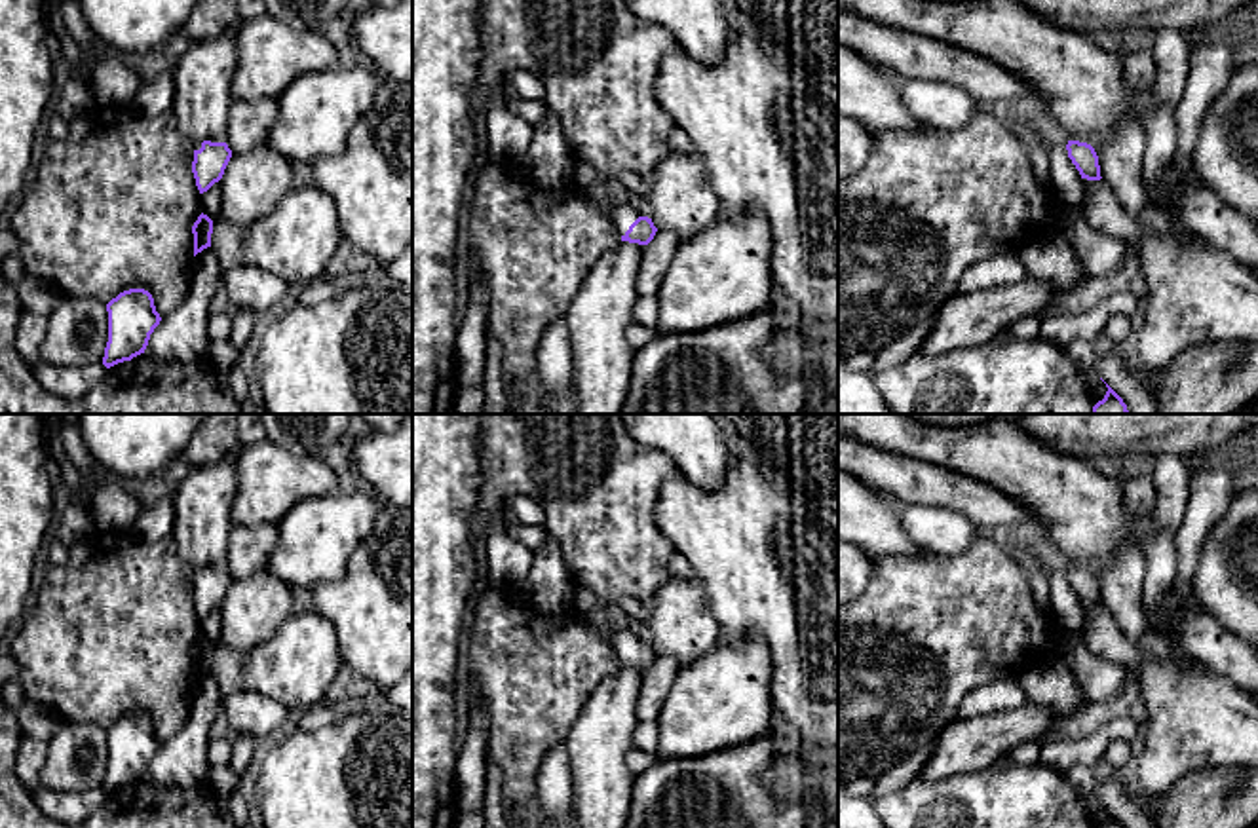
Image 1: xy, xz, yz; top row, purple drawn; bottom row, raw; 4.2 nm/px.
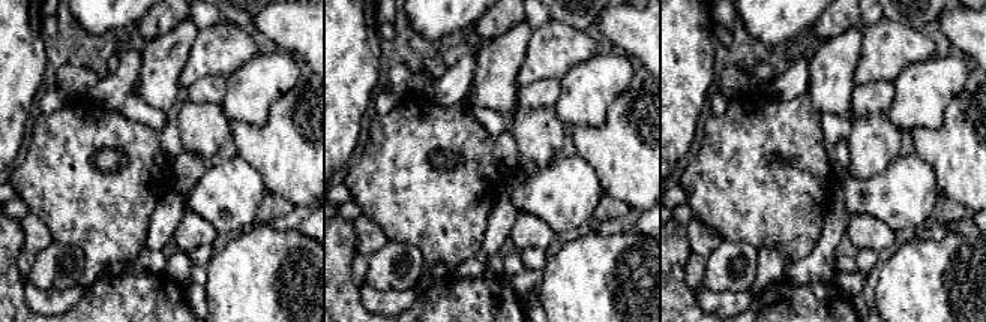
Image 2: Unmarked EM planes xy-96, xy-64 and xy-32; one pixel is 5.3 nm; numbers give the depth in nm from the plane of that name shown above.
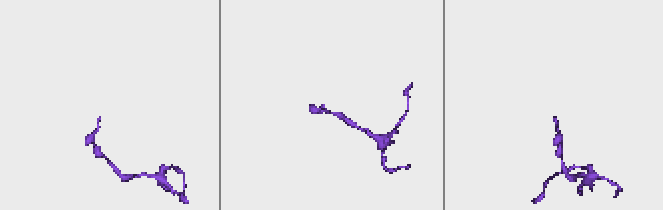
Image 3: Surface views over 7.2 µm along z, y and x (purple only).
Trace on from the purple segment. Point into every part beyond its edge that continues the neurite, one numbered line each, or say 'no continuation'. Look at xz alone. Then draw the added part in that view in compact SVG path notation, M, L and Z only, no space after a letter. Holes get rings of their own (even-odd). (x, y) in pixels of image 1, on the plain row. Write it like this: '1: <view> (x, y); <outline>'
1: xz (622, 642); M606 630L604 634L619 661L625 661L629 651L639 644L637 638L629 630Z

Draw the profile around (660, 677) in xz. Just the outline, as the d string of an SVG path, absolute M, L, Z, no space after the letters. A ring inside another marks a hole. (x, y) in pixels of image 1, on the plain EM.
M658 655L654 665L646 670L644 684L637 699L637 718L640 722L656 722L661 706L684 667L669 655Z

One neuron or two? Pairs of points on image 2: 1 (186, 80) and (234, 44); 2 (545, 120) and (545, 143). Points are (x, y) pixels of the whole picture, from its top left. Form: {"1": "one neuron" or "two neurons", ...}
{"1": "one neuron", "2": "one neuron"}

